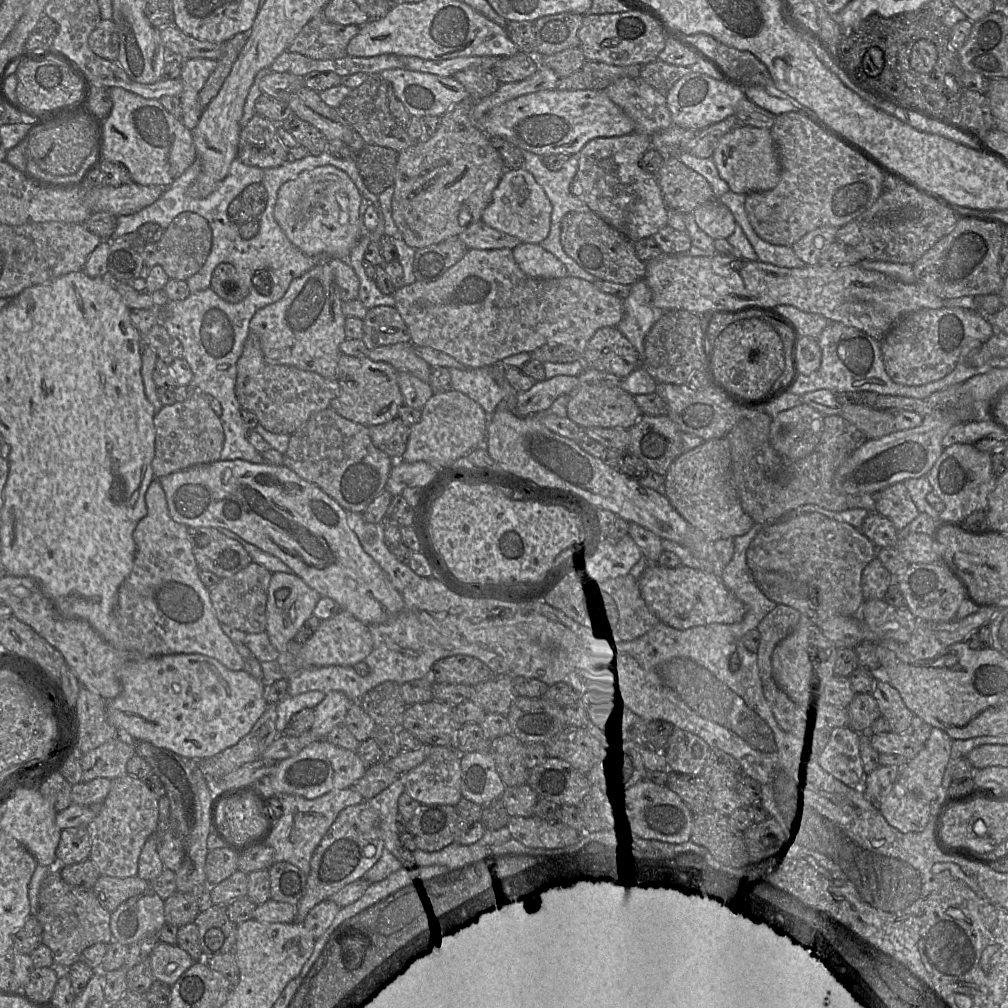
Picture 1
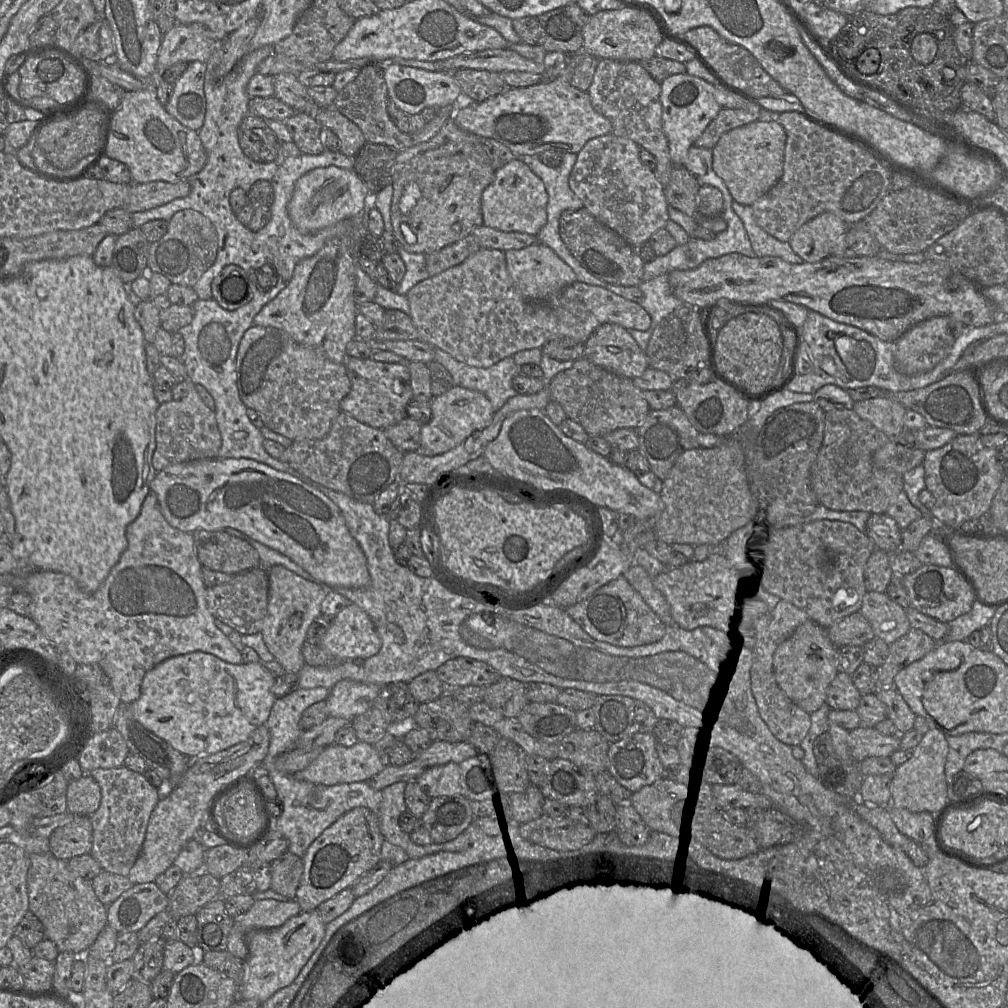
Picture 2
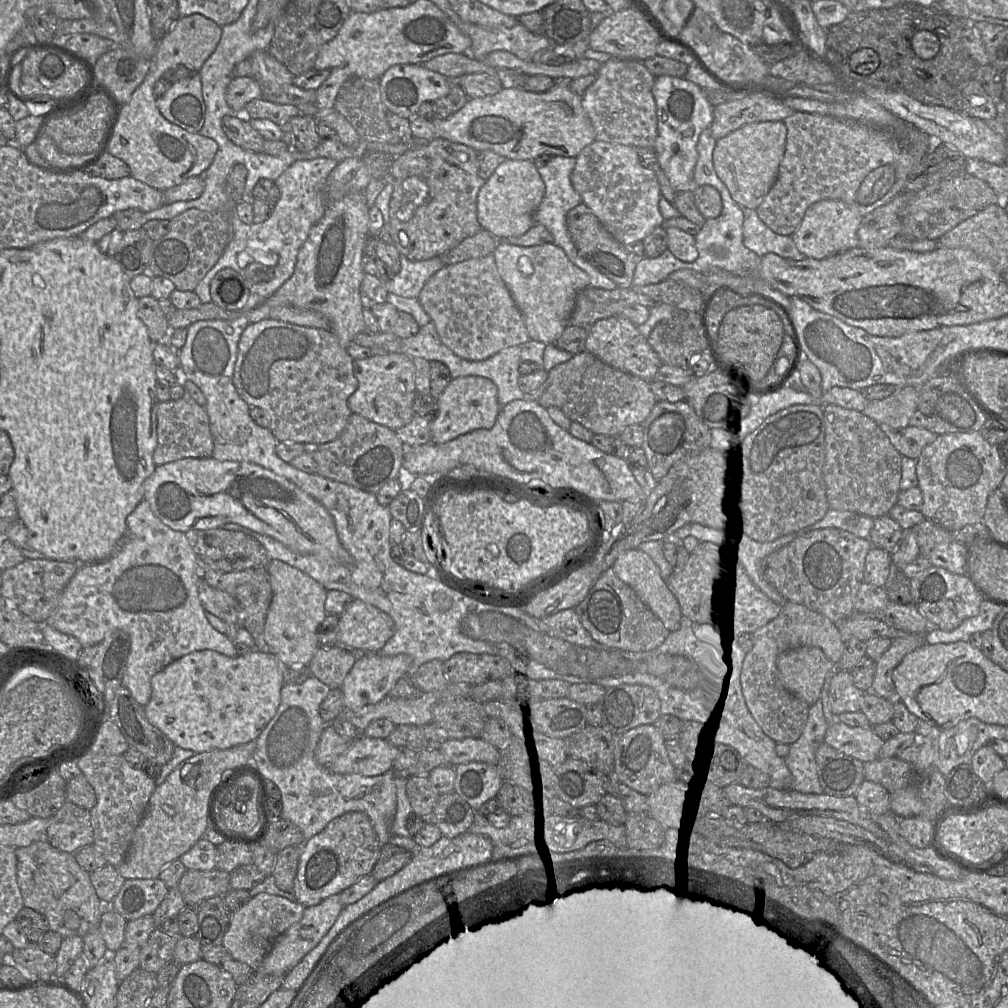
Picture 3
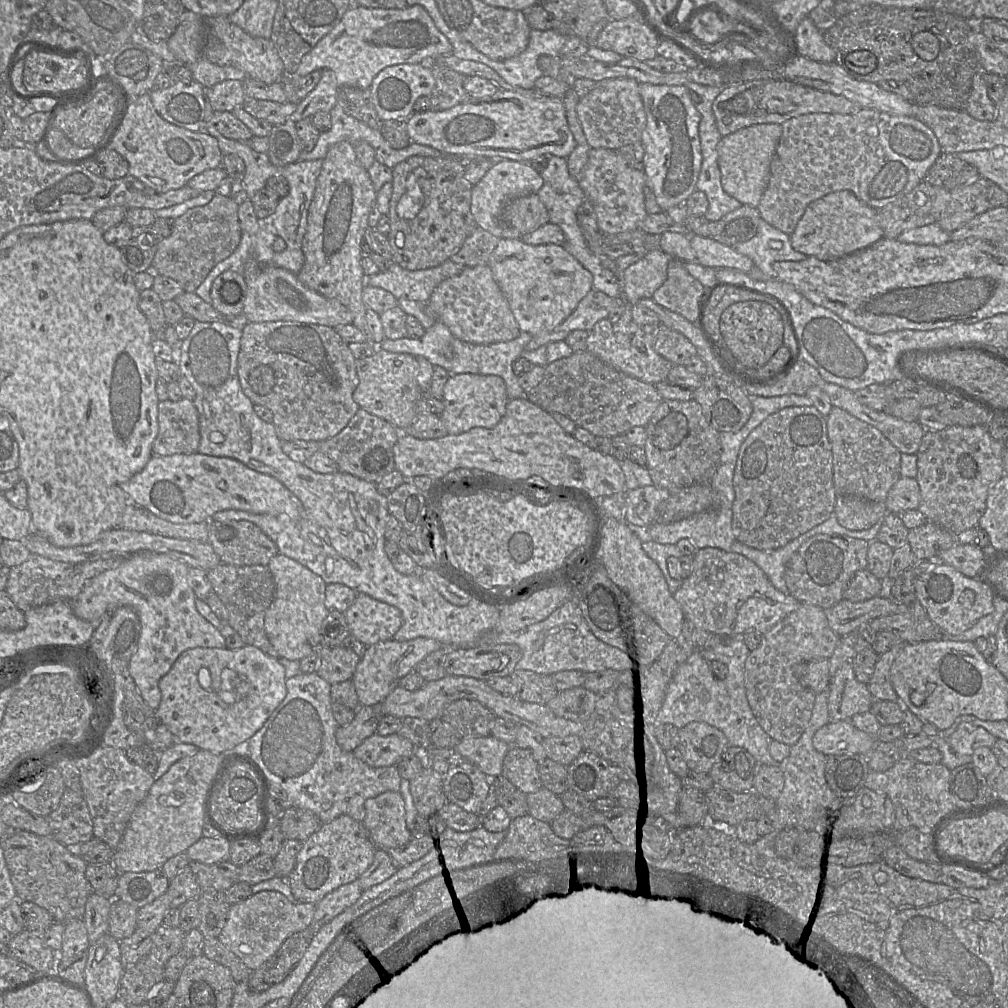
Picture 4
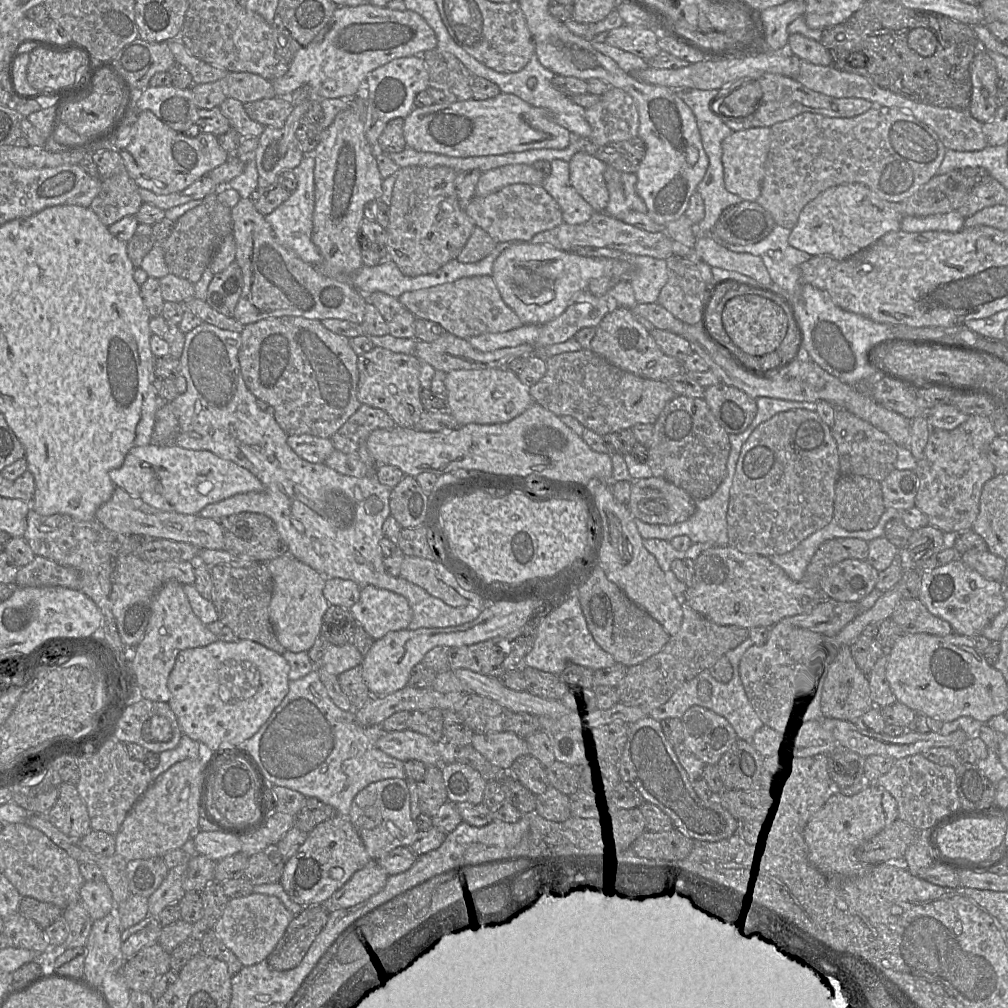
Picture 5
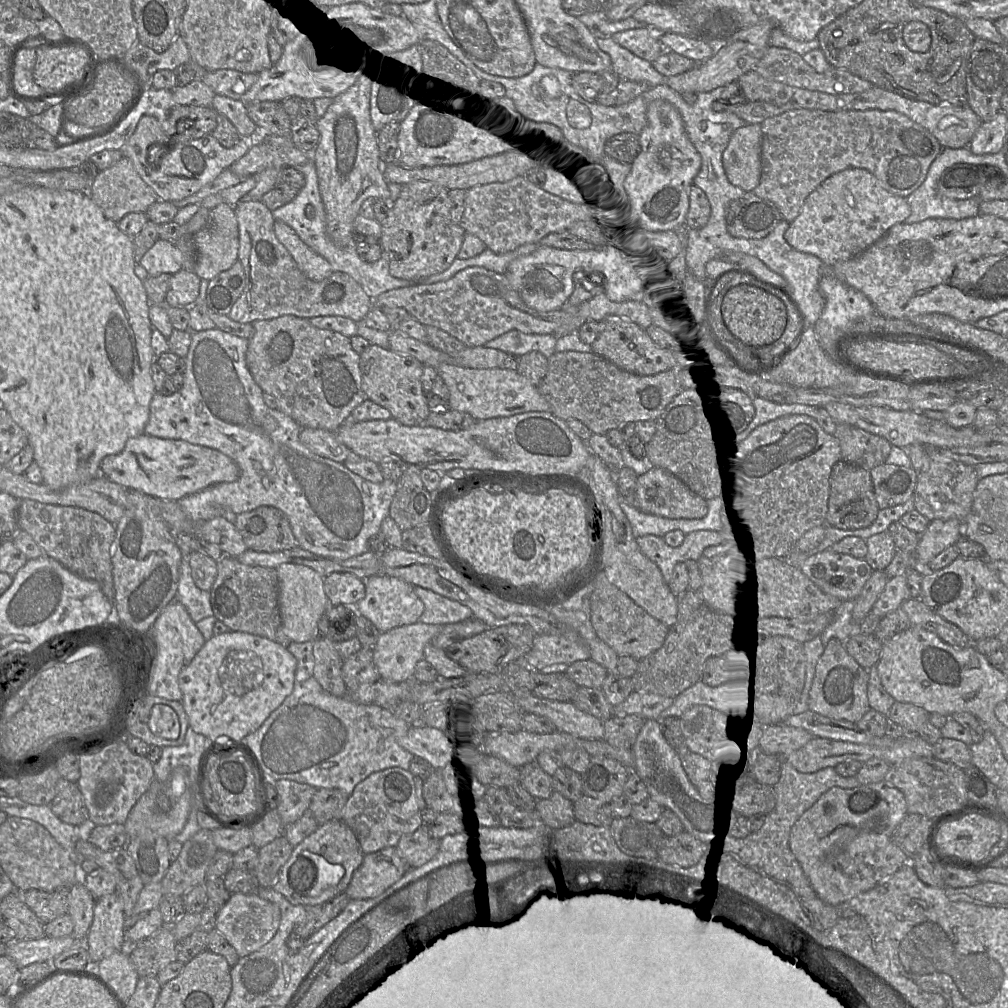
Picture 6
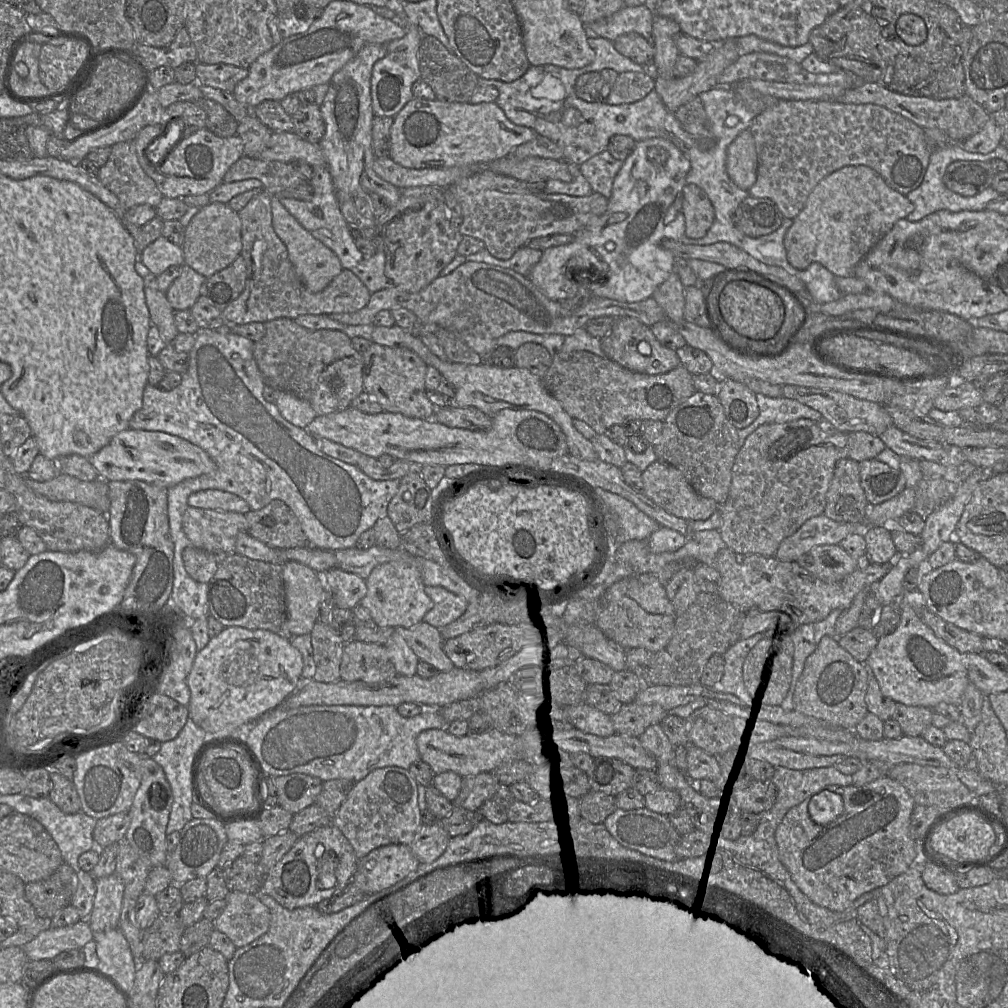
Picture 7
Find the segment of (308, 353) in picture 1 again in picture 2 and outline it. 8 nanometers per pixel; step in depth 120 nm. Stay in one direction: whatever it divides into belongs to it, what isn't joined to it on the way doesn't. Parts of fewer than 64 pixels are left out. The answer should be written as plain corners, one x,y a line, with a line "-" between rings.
368,208
365,212
349,218
353,219
352,226
343,236
327,241
315,255
300,260
287,286
263,306
254,317
253,325
282,330
297,343
320,349
335,363
344,363
348,357
346,346
356,337
355,318
358,306
354,300
355,266
360,257
363,239
367,234
367,214

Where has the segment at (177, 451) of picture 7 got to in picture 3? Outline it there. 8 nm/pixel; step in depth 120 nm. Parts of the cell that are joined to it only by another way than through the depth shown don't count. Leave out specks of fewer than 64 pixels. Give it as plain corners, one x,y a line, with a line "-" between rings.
208,457
183,458
158,465
144,482
144,499
162,523
179,532
222,528
226,523
236,523
270,536
295,552
315,555
327,563
353,563
353,557
339,540
334,519
327,509
293,482
257,464

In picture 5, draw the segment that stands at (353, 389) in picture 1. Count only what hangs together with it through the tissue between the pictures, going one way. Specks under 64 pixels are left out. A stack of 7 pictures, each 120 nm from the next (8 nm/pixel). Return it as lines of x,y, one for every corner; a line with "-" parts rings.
373,347
358,356
358,399
362,404
385,411
396,426
413,428
425,411
420,392
421,361
415,354
394,353
386,348

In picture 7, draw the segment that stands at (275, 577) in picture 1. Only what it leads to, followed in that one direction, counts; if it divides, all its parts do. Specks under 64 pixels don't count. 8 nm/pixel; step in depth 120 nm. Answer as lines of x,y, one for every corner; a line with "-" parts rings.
295,561
283,564
288,628
292,636
310,634
318,621
320,603
326,587
322,575

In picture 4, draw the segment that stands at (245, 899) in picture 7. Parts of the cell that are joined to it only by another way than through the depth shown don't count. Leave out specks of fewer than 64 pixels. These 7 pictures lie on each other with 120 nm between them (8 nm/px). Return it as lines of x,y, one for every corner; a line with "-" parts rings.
264,890
230,905
226,924
218,939
240,958
250,971
255,971
277,952
286,939
310,927
314,913
313,903
291,903
278,891

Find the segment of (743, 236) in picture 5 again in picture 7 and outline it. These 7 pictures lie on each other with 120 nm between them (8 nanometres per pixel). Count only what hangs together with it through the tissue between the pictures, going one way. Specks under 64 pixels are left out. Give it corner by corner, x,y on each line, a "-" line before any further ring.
748,196
733,213
733,224
746,236
758,238
776,231
784,220
776,204
768,198

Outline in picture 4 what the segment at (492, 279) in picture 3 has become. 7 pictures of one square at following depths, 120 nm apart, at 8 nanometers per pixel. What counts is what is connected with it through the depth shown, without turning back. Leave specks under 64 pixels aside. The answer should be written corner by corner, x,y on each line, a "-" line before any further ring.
488,265
465,267
459,274
444,280
434,289
425,304
454,337
467,343
488,345
507,342
521,333
507,299

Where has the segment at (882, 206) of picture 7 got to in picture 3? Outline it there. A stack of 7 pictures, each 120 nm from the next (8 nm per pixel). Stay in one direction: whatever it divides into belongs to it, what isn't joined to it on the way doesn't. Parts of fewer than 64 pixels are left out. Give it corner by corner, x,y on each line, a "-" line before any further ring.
820,200
807,208
791,237
796,248
806,257
813,259
827,258
858,247
857,231
862,217
842,201

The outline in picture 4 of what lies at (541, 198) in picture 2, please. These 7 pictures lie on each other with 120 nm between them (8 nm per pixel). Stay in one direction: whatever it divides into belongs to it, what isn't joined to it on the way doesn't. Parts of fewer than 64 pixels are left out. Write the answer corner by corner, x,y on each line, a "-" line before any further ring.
509,159
496,160
486,174
472,187
471,213
477,226
498,238
520,238
516,229
502,224
502,211
506,203
514,198
537,193
543,186
543,178
528,162

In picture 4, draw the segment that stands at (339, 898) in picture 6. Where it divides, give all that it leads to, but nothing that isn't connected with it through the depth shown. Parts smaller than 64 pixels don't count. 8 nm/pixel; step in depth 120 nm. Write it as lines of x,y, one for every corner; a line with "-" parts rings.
308,927
286,939
270,959
251,971
247,981
250,989
261,992
283,981
303,957
315,933

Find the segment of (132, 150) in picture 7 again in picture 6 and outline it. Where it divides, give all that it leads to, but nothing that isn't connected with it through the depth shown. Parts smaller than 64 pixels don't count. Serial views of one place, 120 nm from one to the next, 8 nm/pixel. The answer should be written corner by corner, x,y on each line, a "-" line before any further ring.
126,156
113,166
99,171
91,183
89,196
102,209
105,217
116,223
129,213
146,212
151,204
159,200
154,190
145,183
132,161

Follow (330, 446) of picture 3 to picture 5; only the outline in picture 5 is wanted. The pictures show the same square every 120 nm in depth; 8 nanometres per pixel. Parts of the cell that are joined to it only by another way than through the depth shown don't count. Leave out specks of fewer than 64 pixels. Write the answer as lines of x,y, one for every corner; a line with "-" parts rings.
362,404
330,439
335,450
354,455
370,470
376,470
377,462
367,448
367,439
374,430
394,427
395,422
385,411

